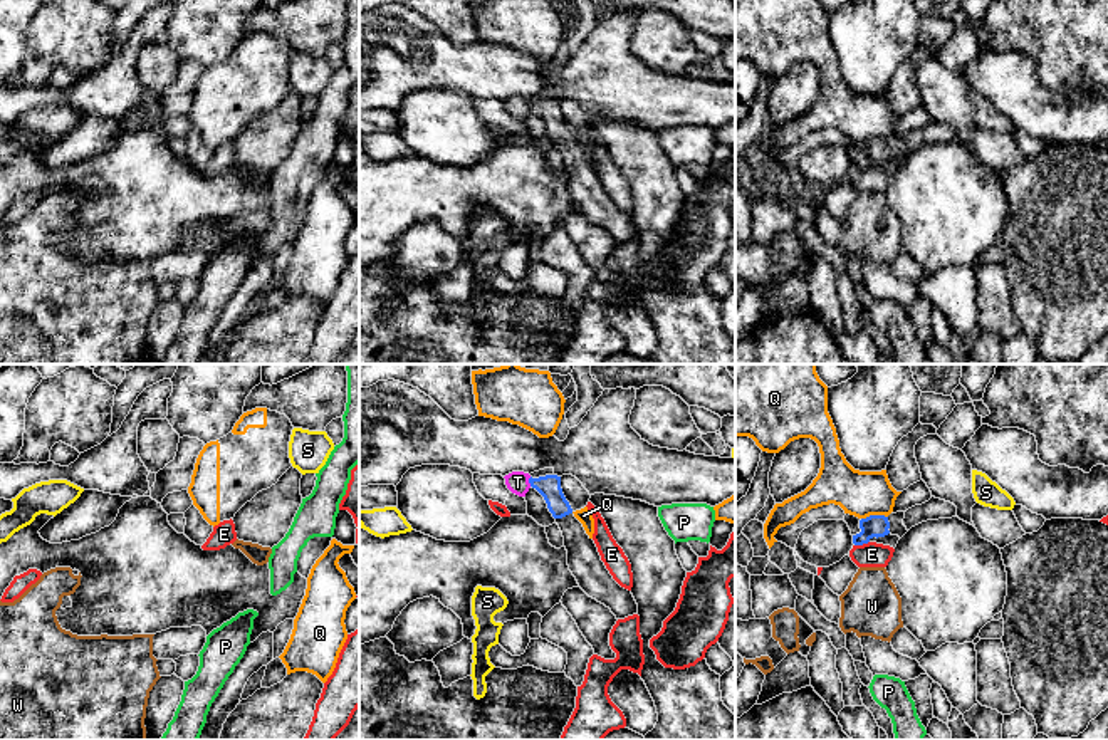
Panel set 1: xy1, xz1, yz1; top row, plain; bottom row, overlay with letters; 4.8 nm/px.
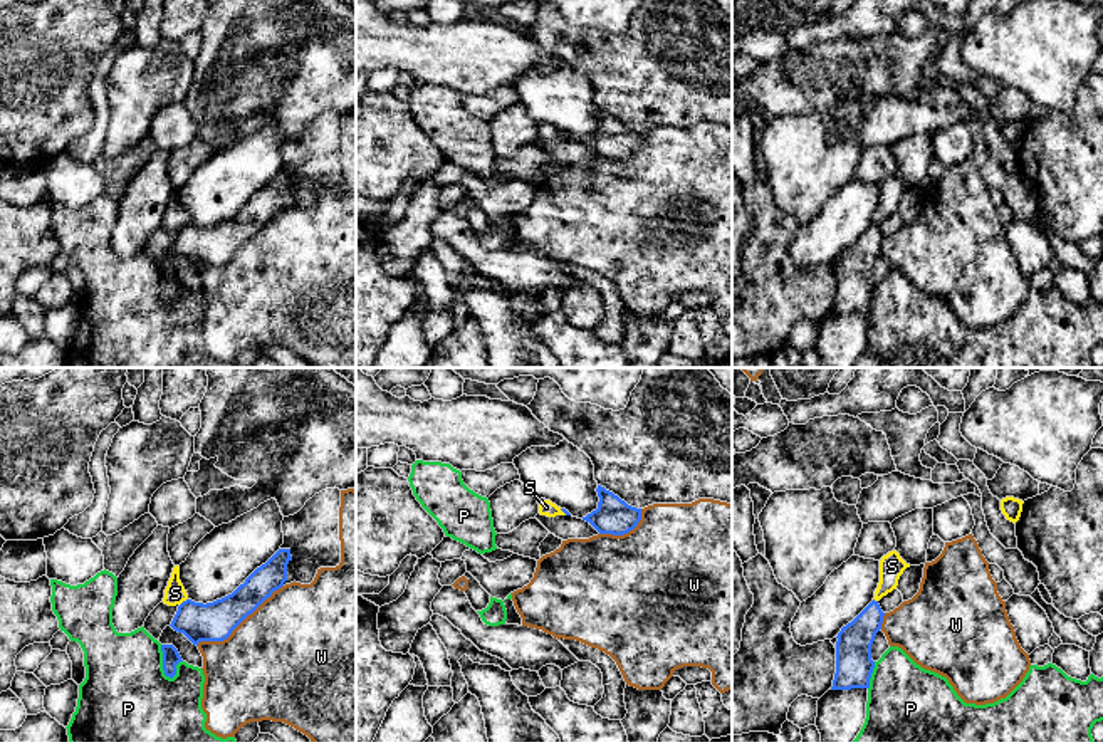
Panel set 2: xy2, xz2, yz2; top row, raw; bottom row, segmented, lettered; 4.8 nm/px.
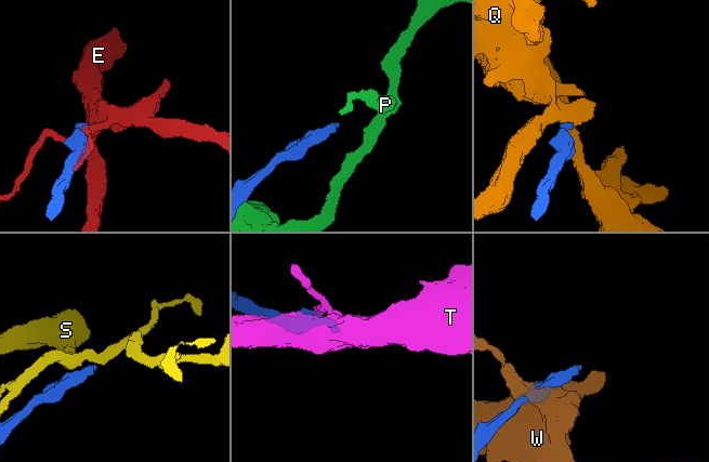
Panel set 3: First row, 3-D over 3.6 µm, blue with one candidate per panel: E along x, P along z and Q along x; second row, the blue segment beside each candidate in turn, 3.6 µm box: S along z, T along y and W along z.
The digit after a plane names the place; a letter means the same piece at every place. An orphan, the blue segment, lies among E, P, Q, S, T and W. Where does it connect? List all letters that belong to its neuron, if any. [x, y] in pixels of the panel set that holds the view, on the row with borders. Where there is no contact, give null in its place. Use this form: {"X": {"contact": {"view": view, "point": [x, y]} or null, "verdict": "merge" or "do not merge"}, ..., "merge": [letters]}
{"E": {"contact": {"view": "yz1", "point": [862, 544]}, "verdict": "do not merge"}, "P": {"contact": {"view": "xy2", "point": [163, 663]}, "verdict": "do not merge"}, "Q": {"contact": {"view": "yz1", "point": [873, 515]}, "verdict": "do not merge"}, "S": {"contact": {"view": "xy2", "point": [183, 601]}, "verdict": "do not merge"}, "T": {"contact": {"view": "xz1", "point": [529, 482]}, "verdict": "do not merge"}, "W": {"contact": {"view": "xy2", "point": [239, 623]}, "verdict": "do not merge"}, "merge": []}

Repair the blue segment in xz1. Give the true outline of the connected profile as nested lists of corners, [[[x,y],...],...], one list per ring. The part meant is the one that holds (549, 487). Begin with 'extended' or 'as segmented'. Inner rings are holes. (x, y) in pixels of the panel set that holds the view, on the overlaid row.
extended; [[[546,475],[529,478],[546,500],[549,512],[556,519],[567,550],[567,565],[579,587],[598,602],[611,609],[616,619],[638,614],[638,604],[631,591],[621,587],[606,569],[594,540],[586,534],[583,524],[574,517],[569,502],[561,488],[561,477]]]

